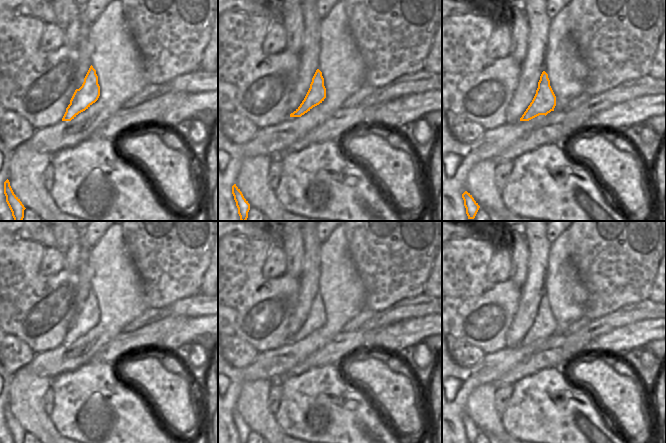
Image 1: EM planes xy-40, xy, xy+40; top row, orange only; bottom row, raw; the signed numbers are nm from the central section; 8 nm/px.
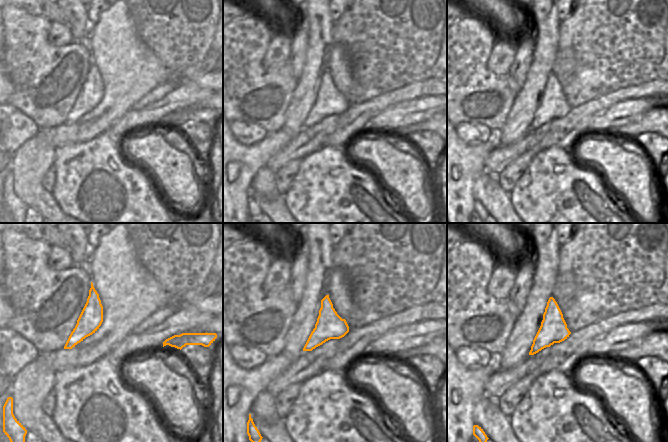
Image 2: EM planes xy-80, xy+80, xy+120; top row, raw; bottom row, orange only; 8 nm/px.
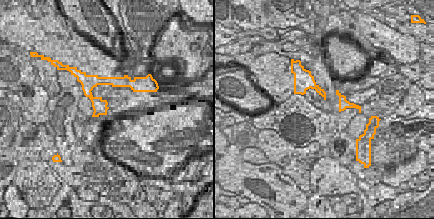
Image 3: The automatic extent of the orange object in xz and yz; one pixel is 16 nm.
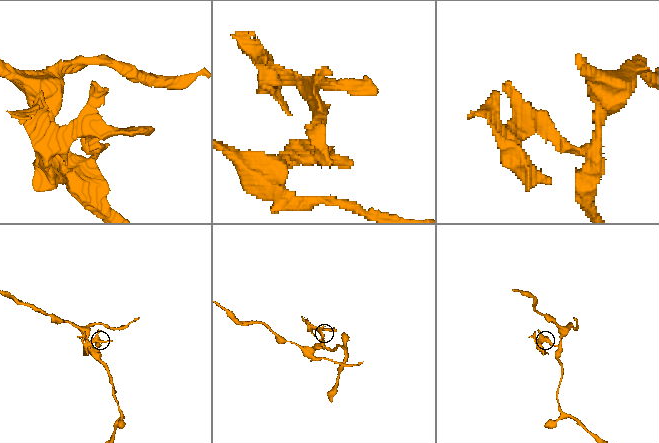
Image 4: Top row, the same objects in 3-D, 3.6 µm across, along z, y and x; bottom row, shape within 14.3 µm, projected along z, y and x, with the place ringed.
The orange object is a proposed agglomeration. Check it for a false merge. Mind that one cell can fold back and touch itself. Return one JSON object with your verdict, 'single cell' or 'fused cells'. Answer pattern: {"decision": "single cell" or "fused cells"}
{"decision": "single cell"}

